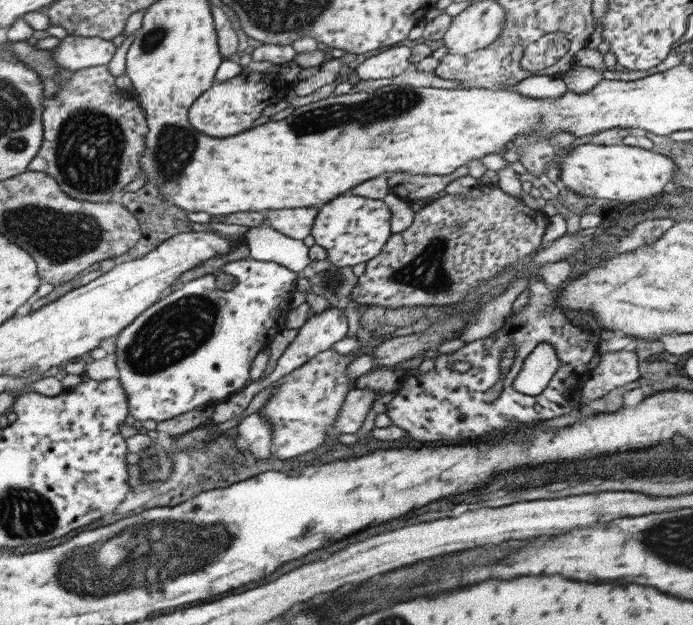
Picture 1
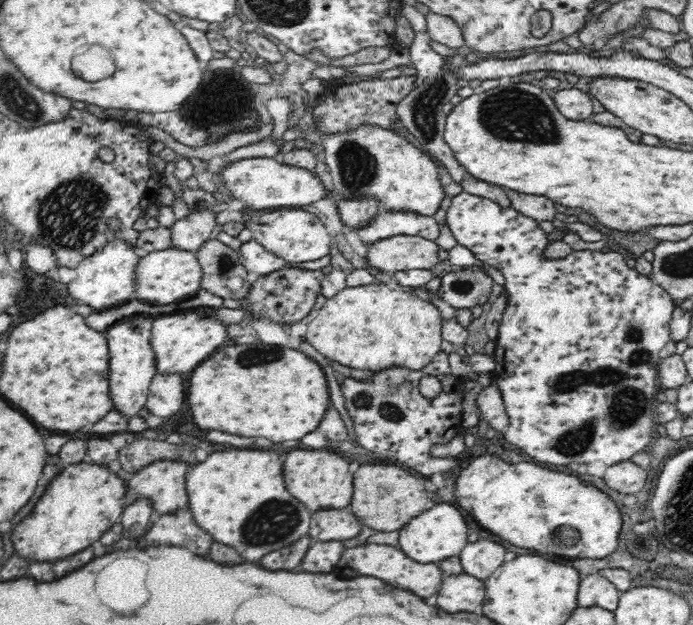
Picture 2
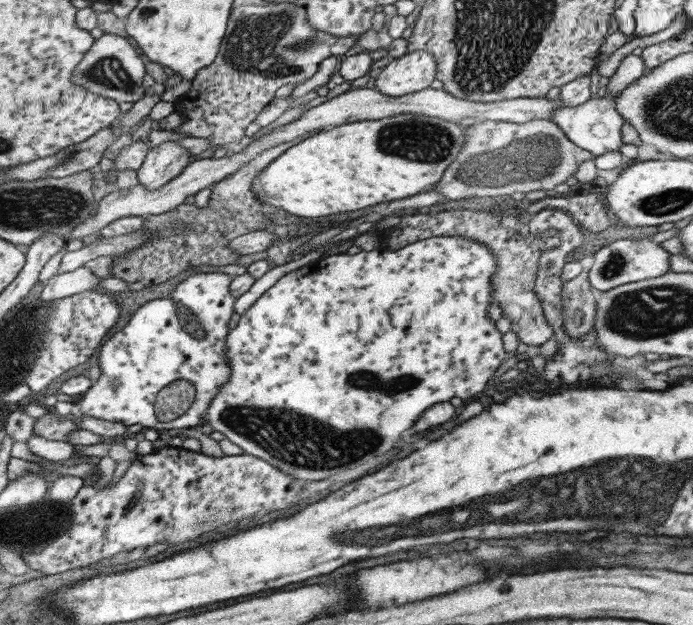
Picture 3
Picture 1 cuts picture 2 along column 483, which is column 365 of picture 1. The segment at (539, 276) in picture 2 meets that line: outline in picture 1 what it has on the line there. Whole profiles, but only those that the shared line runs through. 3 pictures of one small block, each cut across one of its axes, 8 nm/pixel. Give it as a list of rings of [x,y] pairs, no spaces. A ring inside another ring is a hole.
[[[350,194],[339,195],[327,201],[315,214],[311,226],[314,244],[325,248],[327,260],[337,267],[352,267],[359,262],[366,263],[381,251],[388,240],[391,209],[383,199],[368,199]]]

